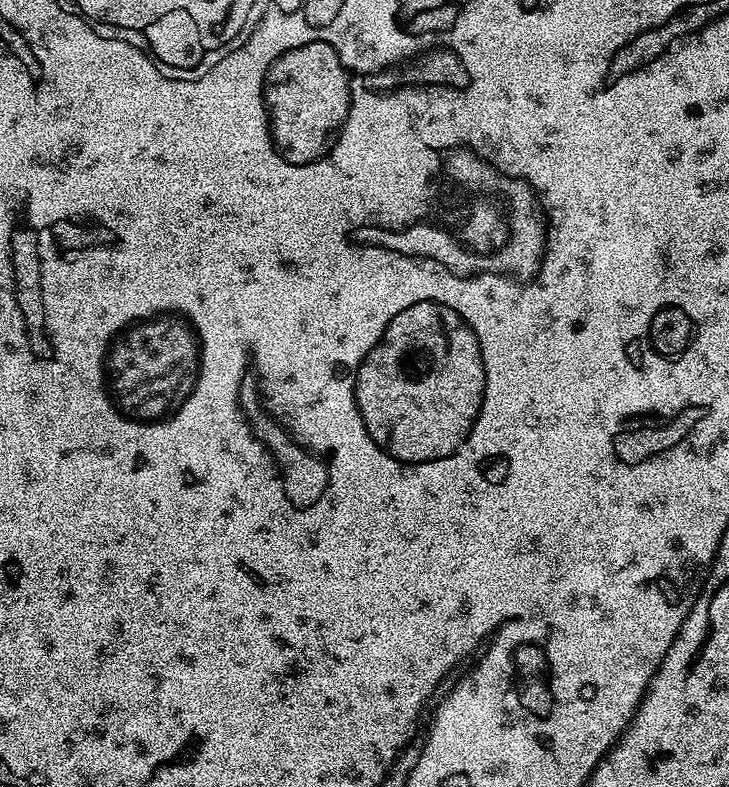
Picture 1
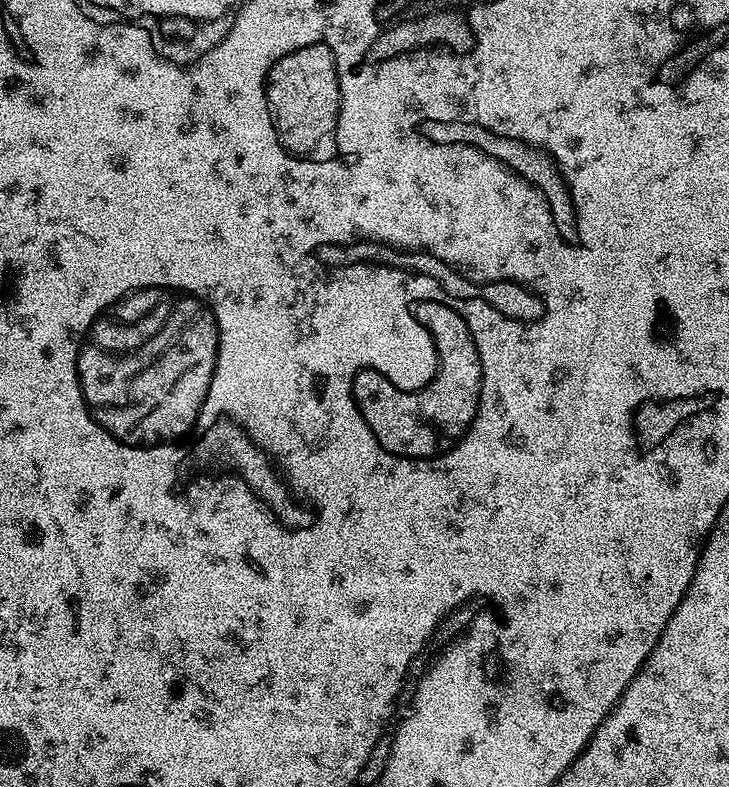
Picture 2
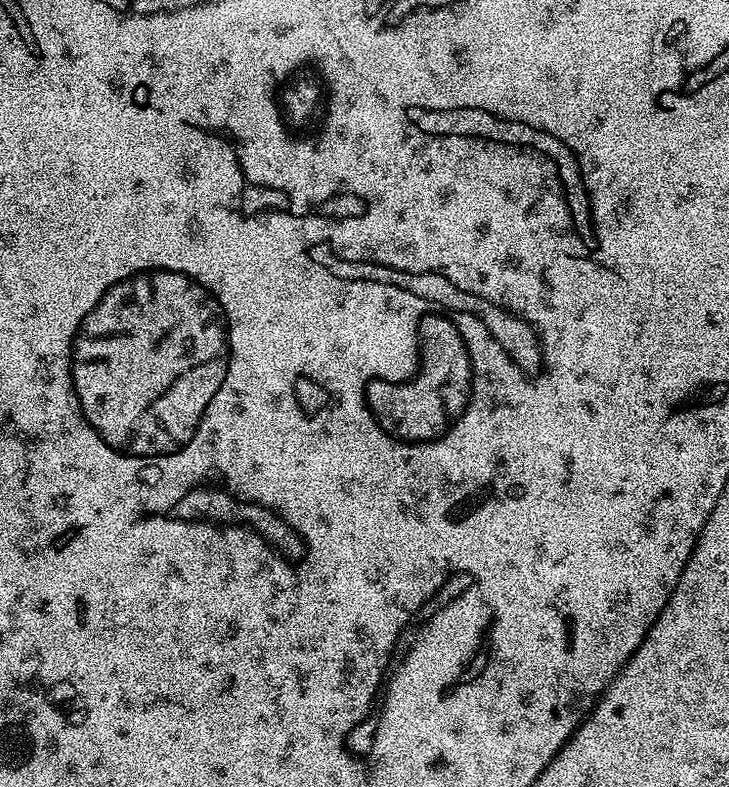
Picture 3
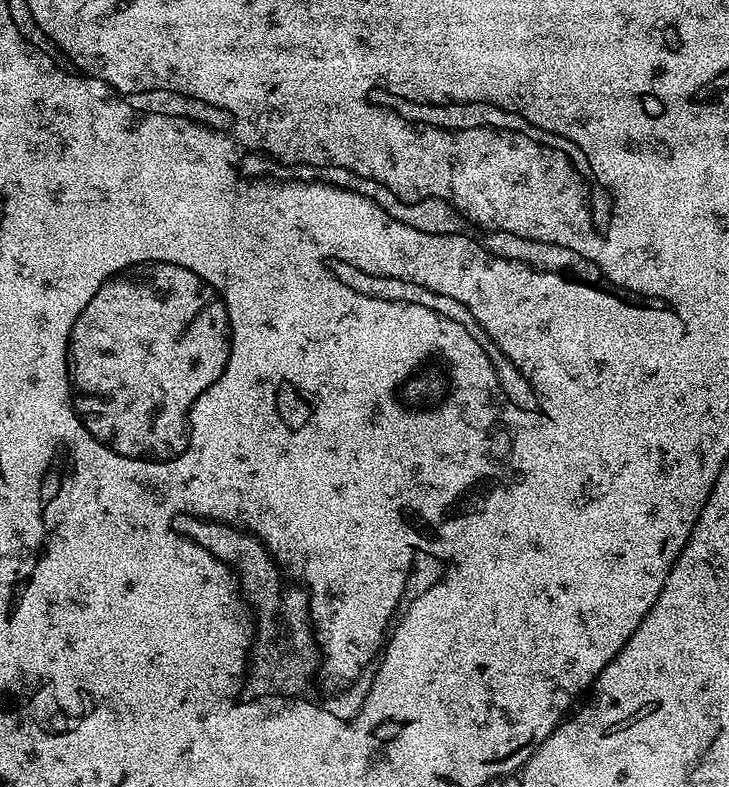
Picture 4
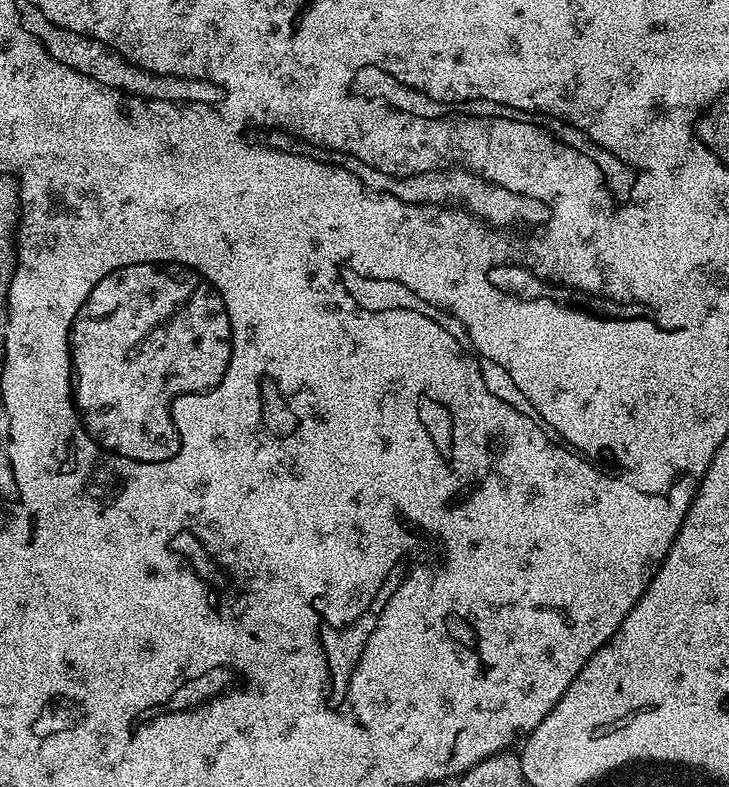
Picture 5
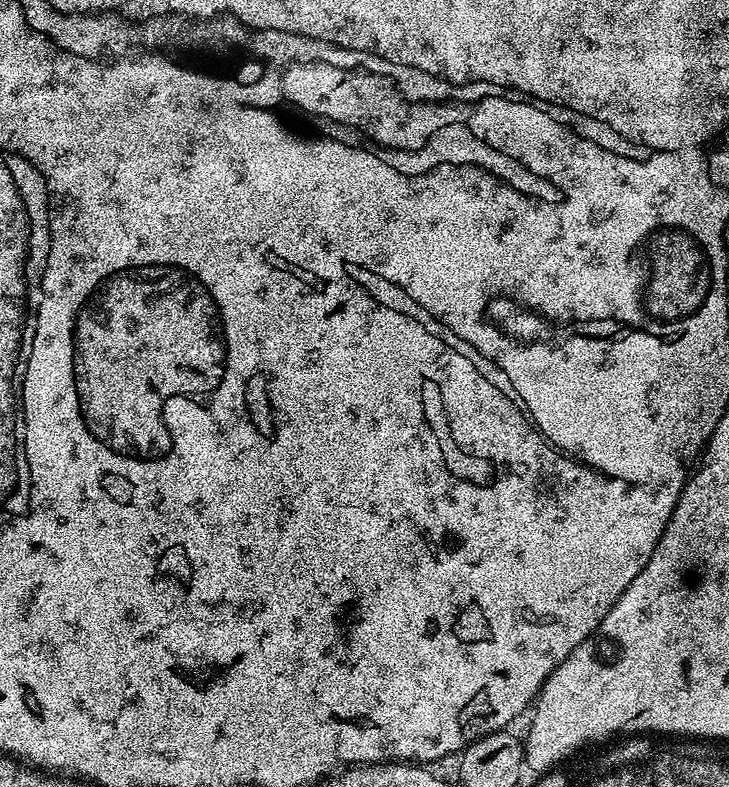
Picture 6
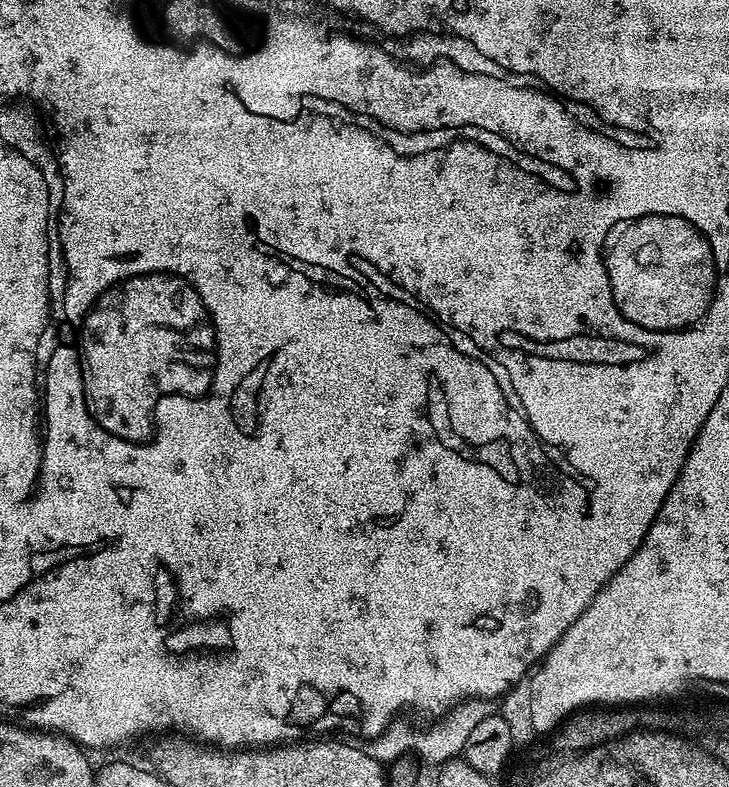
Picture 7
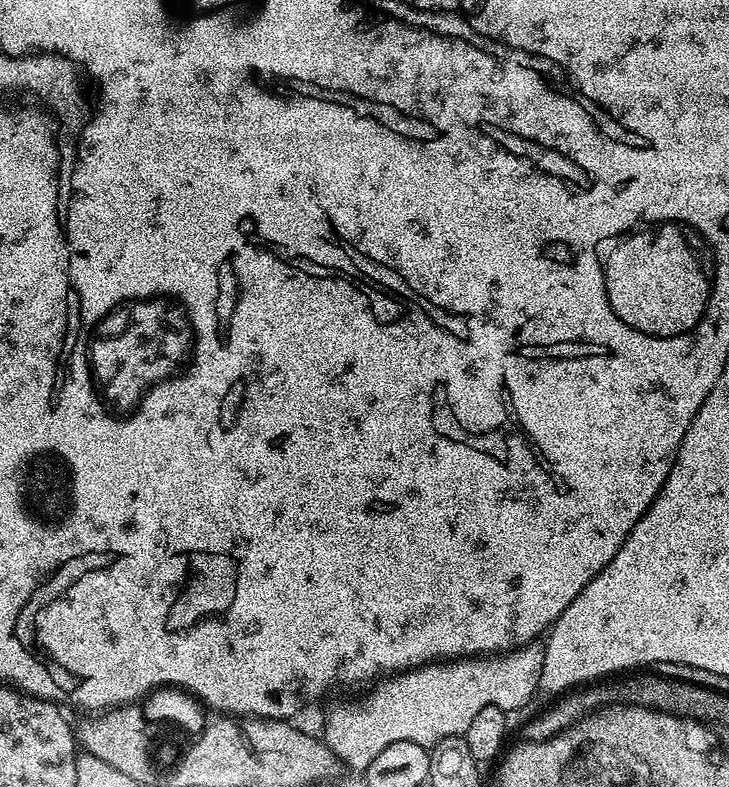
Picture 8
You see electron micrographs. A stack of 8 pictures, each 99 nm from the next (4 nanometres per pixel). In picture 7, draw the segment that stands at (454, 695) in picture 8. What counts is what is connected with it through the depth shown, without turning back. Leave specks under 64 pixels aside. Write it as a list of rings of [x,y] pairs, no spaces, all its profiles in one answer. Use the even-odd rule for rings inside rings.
[[[465,700],[464,703],[456,705],[447,714],[439,717],[433,723],[436,724],[433,728],[424,728],[421,732],[416,728],[411,728],[408,724],[393,723],[392,727],[369,743],[372,745],[367,745],[366,751],[381,762],[391,762],[401,759],[405,754],[415,754],[421,761],[424,759],[426,763],[433,764],[433,766],[445,764],[447,760],[455,760],[463,753],[466,738],[470,738],[474,726],[478,726],[482,718],[493,715],[494,708],[492,707],[494,704],[491,700]]]

